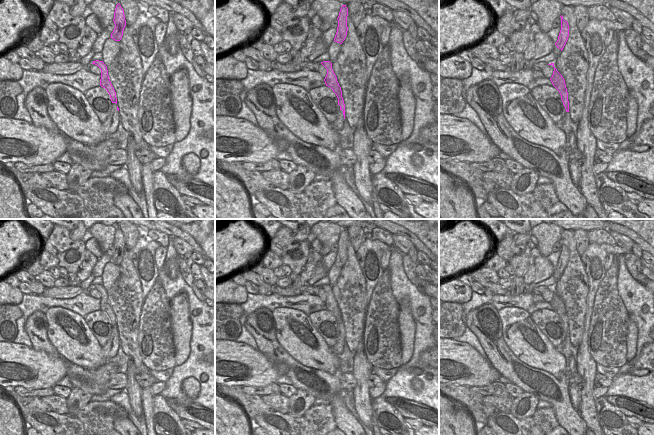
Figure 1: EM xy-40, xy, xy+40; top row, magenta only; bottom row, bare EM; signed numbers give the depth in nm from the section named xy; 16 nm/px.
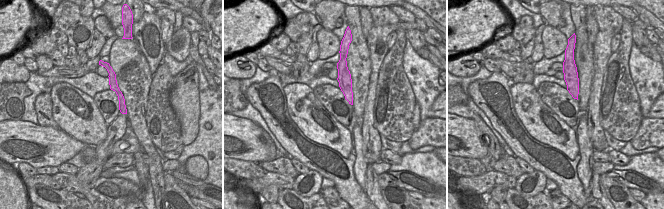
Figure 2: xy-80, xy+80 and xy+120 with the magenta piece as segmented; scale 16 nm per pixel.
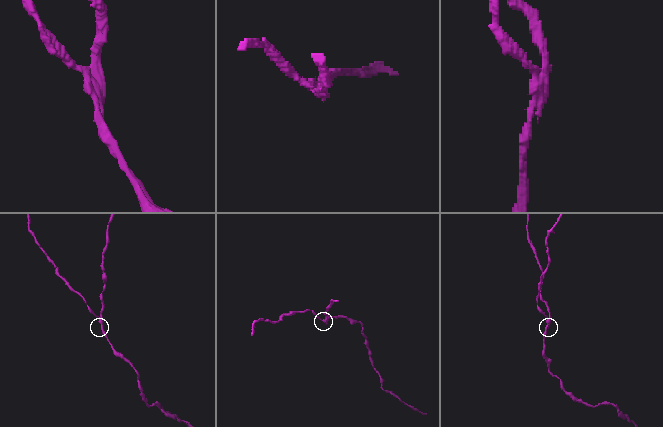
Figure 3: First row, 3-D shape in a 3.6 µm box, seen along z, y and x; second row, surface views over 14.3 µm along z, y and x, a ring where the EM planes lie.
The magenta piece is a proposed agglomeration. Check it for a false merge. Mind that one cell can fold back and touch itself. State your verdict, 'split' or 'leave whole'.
split

